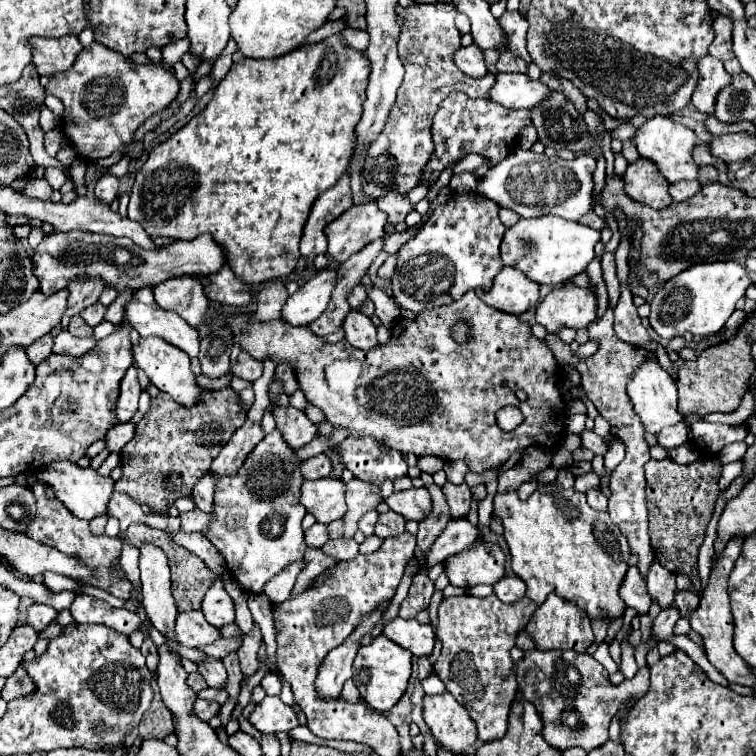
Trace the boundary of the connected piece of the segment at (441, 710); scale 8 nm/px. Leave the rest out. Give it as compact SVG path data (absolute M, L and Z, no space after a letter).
M449 692L437 694L437 696L425 696L423 698L423 720L431 728L431 734L435 736L435 740L443 748L447 748L447 750L451 750L455 754L463 754L467 748L479 744L475 722L471 720L469 712L461 704L457 704L457 700Z

